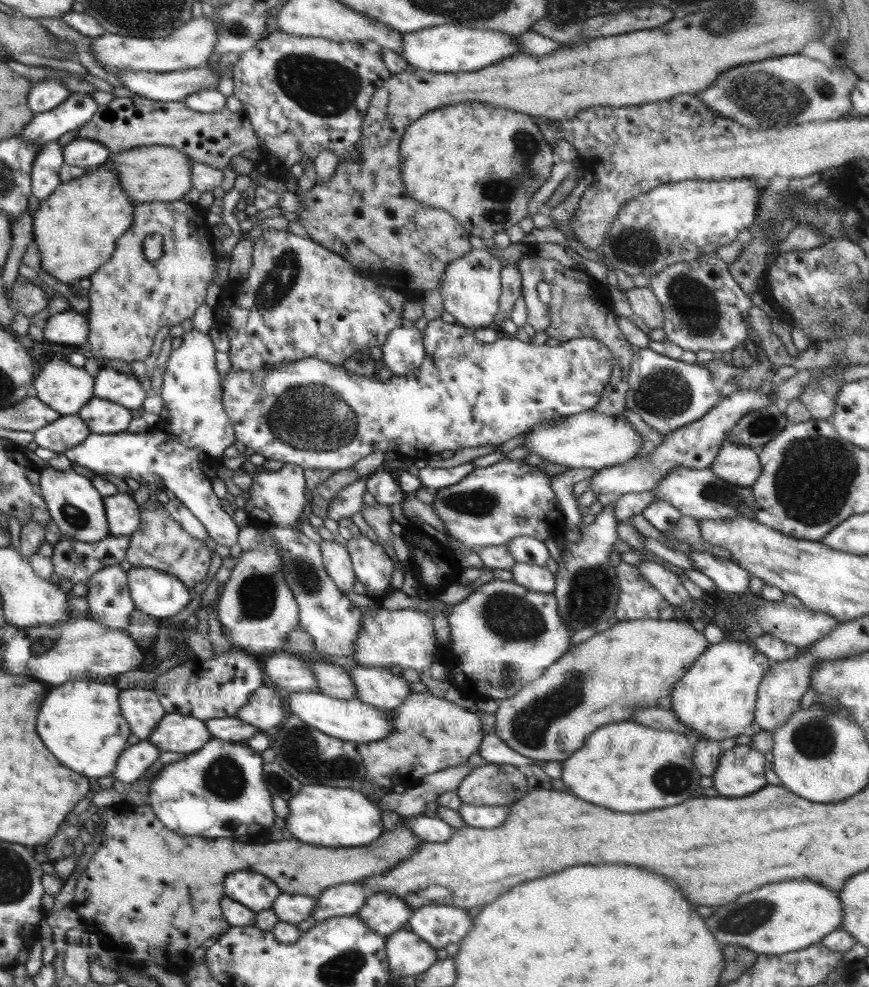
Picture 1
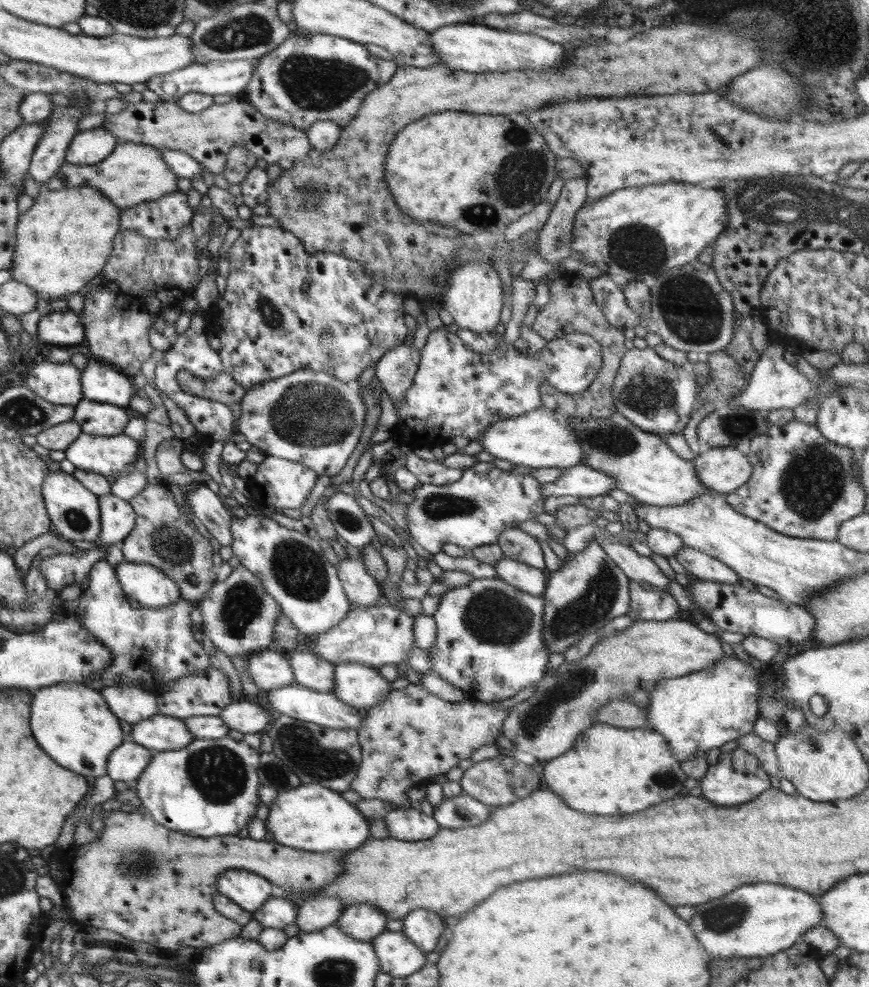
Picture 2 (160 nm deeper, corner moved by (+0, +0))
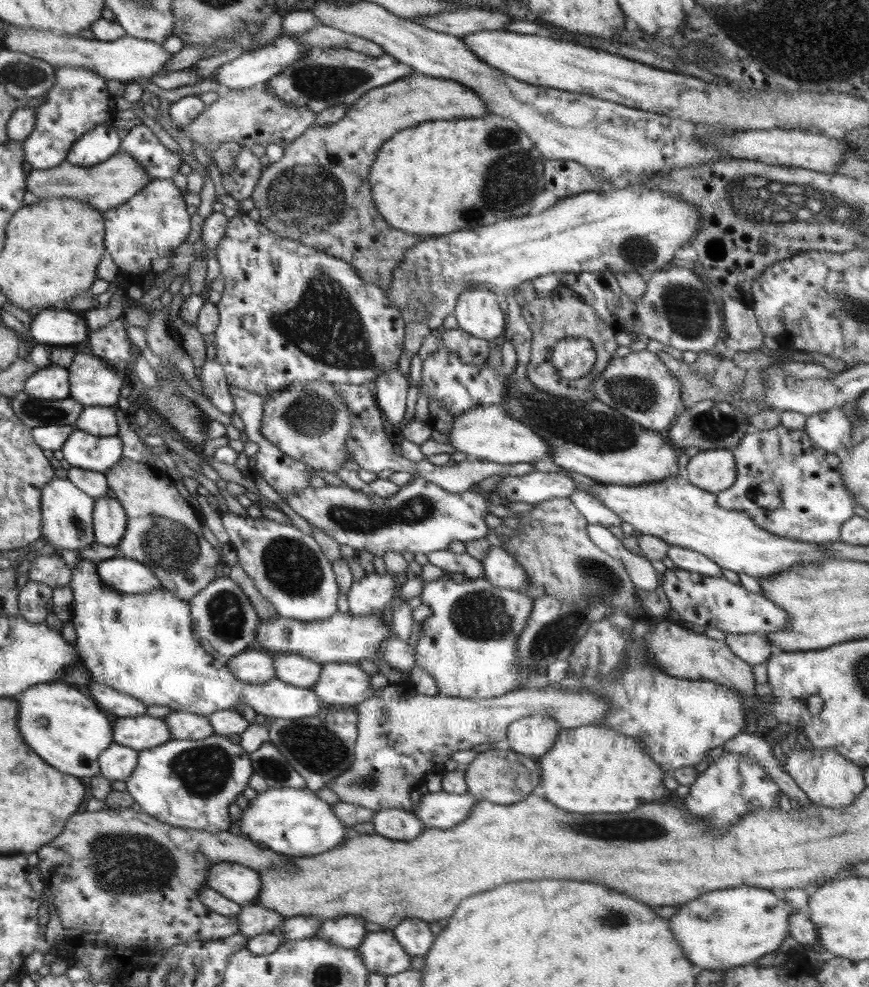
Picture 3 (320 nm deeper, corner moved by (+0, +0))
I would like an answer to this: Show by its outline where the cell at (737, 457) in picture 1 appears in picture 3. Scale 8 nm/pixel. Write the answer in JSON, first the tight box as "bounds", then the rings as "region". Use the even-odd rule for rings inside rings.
{"bounds":[686,449,738,493],"region":[[[730,449],[700,451],[686,466],[688,481],[710,493],[720,493],[738,478],[736,460]]]}

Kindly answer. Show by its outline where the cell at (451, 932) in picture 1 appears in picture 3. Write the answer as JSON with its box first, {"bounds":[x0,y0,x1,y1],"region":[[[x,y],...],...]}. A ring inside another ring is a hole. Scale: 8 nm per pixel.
{"bounds":[390,918,436,957],"region":[[[408,918],[390,932],[410,957],[426,956],[436,940],[430,930],[430,923],[418,918]]]}

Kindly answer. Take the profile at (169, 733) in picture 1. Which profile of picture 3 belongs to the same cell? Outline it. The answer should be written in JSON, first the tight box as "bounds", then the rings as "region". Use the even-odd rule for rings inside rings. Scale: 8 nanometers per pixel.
{"bounds":[114,714,170,750],"region":[[[146,714],[137,717],[119,717],[114,722],[114,742],[134,750],[149,749],[168,742],[170,727],[163,718]]]}

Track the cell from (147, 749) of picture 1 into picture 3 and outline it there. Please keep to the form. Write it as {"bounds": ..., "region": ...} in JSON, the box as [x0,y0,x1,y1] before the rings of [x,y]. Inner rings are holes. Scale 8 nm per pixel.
{"bounds":[99,742,140,781],"region":[[[114,742],[99,758],[100,774],[111,781],[124,781],[137,768],[139,758],[140,751]]]}

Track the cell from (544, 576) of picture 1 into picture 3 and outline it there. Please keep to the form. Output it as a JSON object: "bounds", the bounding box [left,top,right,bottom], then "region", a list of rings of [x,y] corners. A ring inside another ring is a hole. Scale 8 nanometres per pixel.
{"bounds":[481,547,528,591],"region":[[[490,547],[481,560],[484,576],[490,583],[506,589],[521,591],[528,588],[528,575],[504,549]]]}

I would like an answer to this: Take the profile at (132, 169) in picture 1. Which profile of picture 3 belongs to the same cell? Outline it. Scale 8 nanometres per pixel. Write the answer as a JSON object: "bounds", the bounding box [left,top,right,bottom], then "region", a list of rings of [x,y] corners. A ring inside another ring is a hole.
{"bounds":[26,149,149,210],"region":[[[119,149],[113,157],[96,166],[76,166],[69,160],[61,162],[52,169],[32,169],[27,176],[26,185],[34,196],[46,198],[78,198],[81,202],[90,203],[98,210],[114,209],[124,205],[149,184],[149,174],[123,150]]]}

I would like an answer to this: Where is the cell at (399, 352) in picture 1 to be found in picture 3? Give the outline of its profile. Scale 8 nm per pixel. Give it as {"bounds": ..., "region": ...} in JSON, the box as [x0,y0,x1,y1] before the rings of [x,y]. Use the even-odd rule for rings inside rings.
{"bounds":[375,366,408,427],"region":[[[399,366],[383,372],[376,380],[375,402],[379,410],[384,413],[384,418],[400,427],[404,414],[406,414],[406,393],[408,381],[399,370]]]}

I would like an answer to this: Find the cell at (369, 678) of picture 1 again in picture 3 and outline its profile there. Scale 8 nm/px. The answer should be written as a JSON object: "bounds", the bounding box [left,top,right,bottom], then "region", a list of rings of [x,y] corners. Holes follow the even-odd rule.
{"bounds":[310,662,373,706],"region":[[[356,662],[323,663],[320,676],[310,687],[325,706],[358,706],[373,696],[369,675]]]}

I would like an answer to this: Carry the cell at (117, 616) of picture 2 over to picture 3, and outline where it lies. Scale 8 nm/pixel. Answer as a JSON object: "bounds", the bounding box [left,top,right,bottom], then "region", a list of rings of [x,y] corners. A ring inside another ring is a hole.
{"bounds":[69,559,324,720],"region":[[[82,559],[71,568],[72,580],[69,583],[74,593],[72,604],[76,642],[82,664],[90,671],[92,681],[114,687],[124,694],[132,694],[147,705],[169,706],[176,711],[198,713],[202,716],[219,710],[236,709],[235,706],[243,702],[269,720],[301,719],[314,716],[324,706],[308,687],[294,686],[276,678],[262,684],[237,680],[222,659],[214,659],[192,637],[194,628],[188,601],[174,596],[166,589],[154,590],[150,594],[122,593],[102,581],[99,563]]]}

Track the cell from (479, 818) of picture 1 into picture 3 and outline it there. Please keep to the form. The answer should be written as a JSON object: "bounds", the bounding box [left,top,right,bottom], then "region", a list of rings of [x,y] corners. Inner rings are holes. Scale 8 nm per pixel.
{"bounds":[412,791,478,829],"region":[[[444,791],[423,794],[412,812],[424,823],[426,829],[449,829],[465,821],[478,799],[469,794],[452,794]]]}

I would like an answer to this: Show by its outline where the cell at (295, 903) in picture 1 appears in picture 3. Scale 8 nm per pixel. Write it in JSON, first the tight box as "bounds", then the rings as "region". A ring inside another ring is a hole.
{"bounds":[234,904,286,939],"region":[[[257,904],[244,906],[234,918],[240,924],[240,933],[248,939],[271,933],[277,926],[282,926],[282,923],[286,922],[286,919],[275,910]]]}

